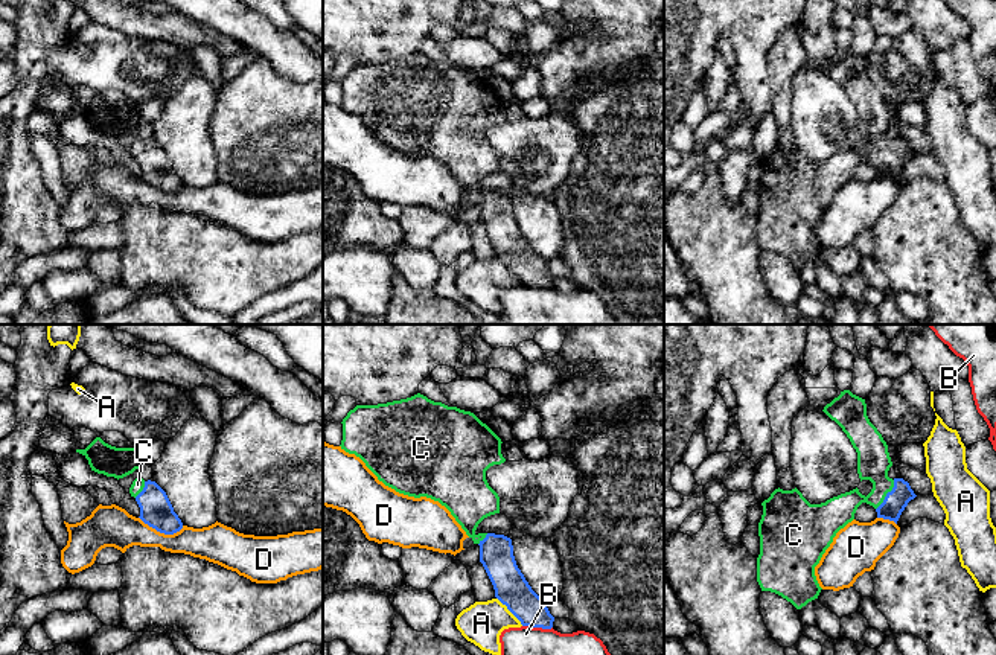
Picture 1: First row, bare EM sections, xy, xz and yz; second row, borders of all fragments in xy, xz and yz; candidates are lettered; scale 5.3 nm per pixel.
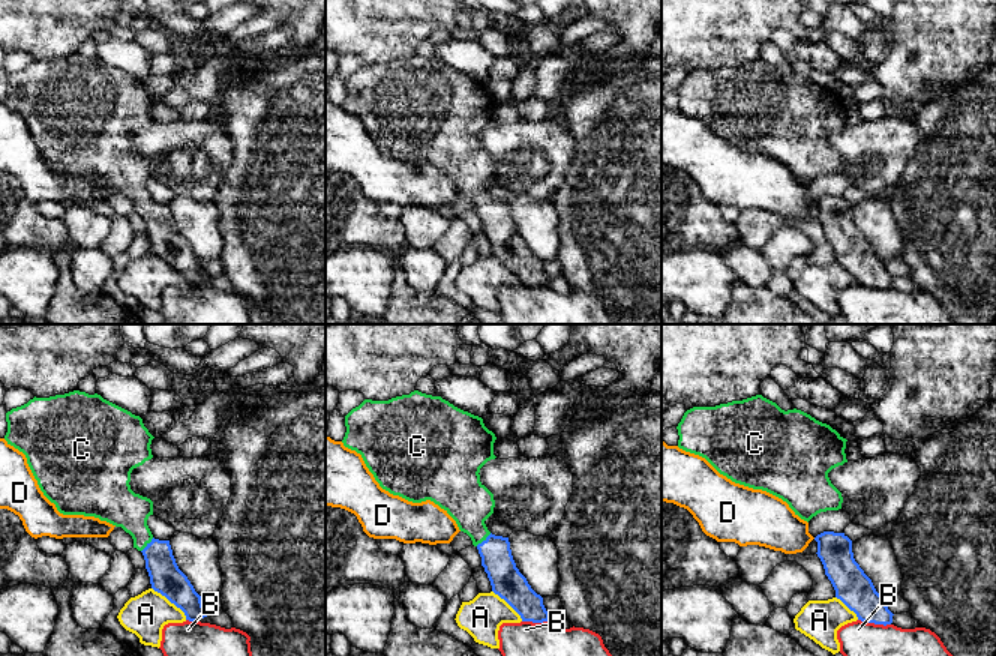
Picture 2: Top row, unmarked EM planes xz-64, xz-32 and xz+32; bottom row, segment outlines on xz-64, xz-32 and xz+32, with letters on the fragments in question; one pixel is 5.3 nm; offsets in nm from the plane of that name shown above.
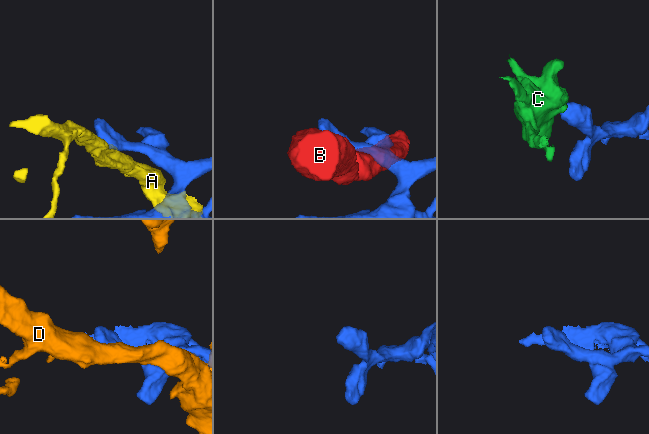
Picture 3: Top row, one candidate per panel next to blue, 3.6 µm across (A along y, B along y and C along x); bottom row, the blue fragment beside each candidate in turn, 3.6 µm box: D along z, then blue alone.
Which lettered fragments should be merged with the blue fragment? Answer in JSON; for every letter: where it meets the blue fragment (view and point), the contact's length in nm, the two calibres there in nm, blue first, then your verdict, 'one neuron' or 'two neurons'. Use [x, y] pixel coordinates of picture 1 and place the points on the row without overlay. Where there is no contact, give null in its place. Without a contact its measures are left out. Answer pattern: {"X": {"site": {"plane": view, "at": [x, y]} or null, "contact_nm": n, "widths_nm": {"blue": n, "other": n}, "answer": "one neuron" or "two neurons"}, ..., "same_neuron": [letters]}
{"A": {"site": {"plane": "xz", "at": [509, 268]}, "contact_nm": 200, "widths_nm": {"blue": 180, "other": 220}, "answer": "two neurons"}, "B": {"site": {"plane": "xz", "at": [538, 285]}, "contact_nm": 160, "widths_nm": {"blue": 180, "other": 380}, "answer": "two neurons"}, "C": {"site": {"plane": "yz", "at": [887, 154]}, "contact_nm": 190, "widths_nm": {"blue": 120, "other": 180}, "answer": "one neuron"}, "D": {"site": {"plane": "xy", "at": [162, 191]}, "contact_nm": 240, "widths_nm": {"blue": 170, "other": 200}, "answer": "two neurons"}, "same_neuron": ["C"]}

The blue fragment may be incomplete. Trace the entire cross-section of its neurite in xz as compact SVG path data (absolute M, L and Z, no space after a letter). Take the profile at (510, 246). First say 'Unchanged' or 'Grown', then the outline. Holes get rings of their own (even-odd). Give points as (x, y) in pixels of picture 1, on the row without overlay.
Grown. M417 52L378 64L356 64L343 78L341 108L359 116L385 145L399 152L426 155L445 165L466 193L480 204L483 222L495 256L522 285L551 288L554 276L547 262L528 244L516 224L512 198L495 192L475 192L478 183L500 172L500 155L489 145L486 129L501 123L501 97L474 72L434 61Z

